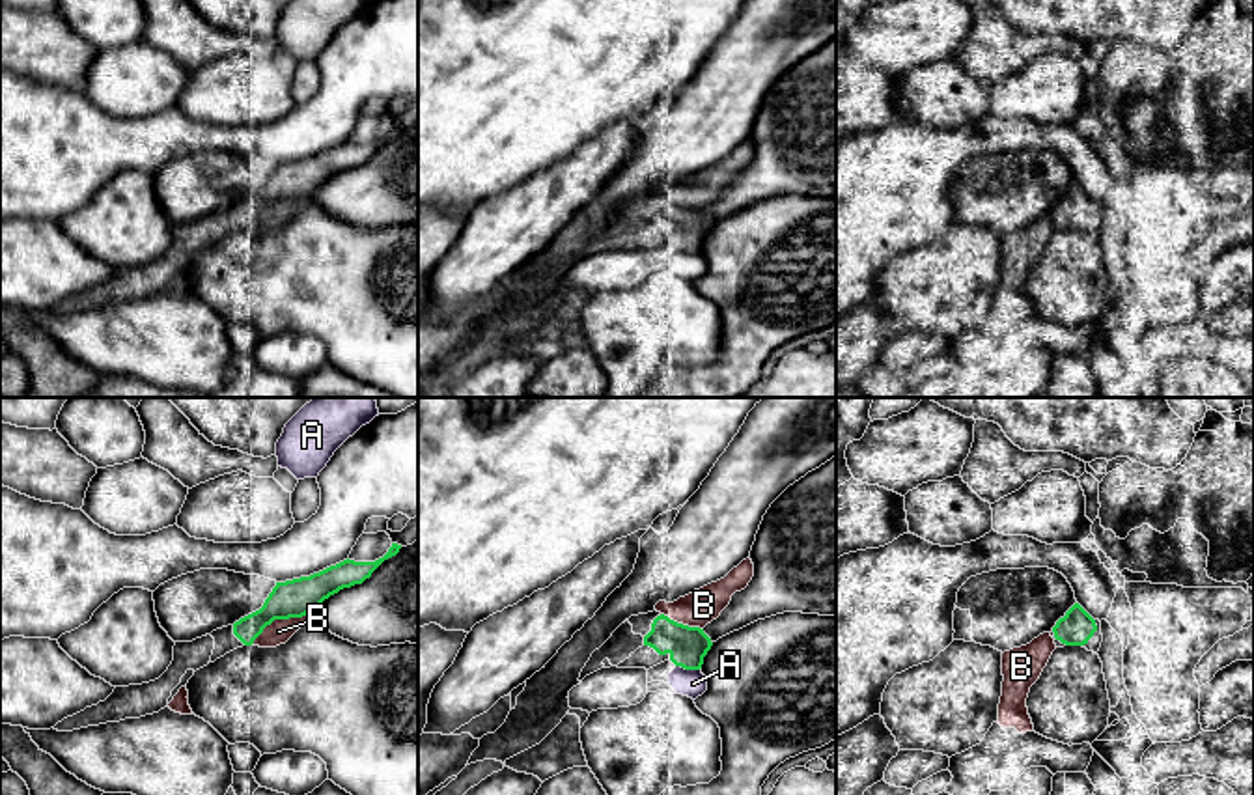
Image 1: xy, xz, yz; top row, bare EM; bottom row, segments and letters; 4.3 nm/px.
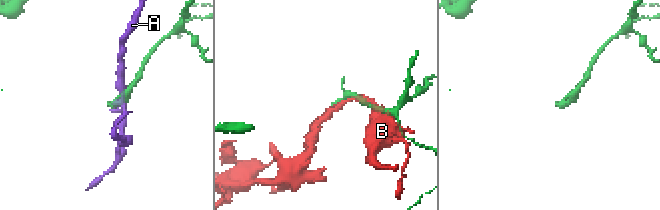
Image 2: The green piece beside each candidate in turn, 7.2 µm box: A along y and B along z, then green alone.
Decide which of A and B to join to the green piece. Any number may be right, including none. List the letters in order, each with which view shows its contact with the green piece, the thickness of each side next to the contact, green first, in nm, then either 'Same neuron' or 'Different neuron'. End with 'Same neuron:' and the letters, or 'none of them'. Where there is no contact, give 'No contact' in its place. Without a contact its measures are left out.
A: Touches green in xz. Thickness 170 nm (green) against 120 nm. Different neuron
B: Touches green in xy. Thickness 160 nm (green) against 100 nm. Different neuron
Same neuron: none of them

